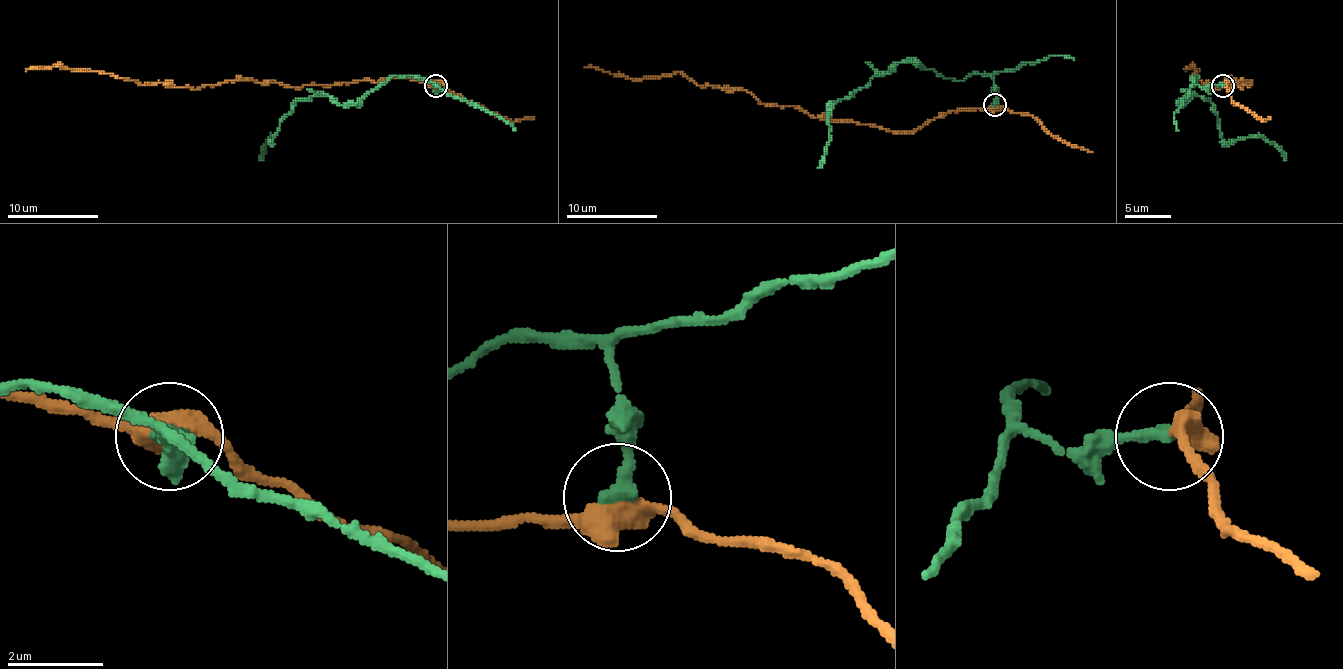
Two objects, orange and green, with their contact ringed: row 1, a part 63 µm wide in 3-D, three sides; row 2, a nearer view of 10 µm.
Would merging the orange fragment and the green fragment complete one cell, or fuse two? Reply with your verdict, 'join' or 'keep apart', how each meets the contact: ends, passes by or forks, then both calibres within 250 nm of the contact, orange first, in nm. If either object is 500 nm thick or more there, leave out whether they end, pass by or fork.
keep apart; calibres 500 and 340 nm

